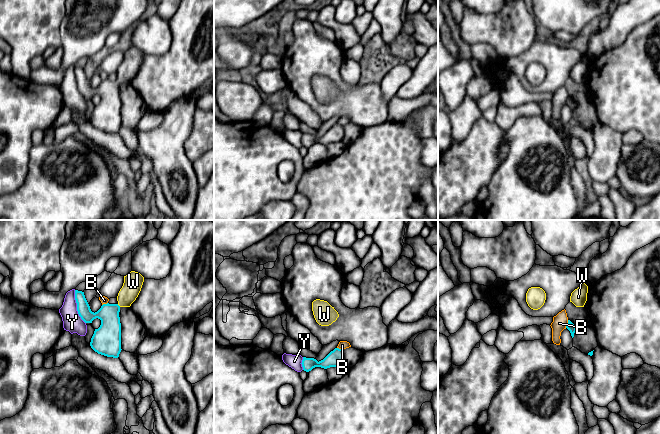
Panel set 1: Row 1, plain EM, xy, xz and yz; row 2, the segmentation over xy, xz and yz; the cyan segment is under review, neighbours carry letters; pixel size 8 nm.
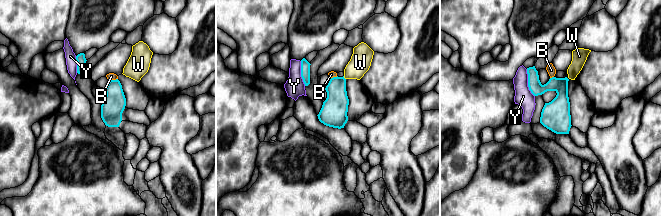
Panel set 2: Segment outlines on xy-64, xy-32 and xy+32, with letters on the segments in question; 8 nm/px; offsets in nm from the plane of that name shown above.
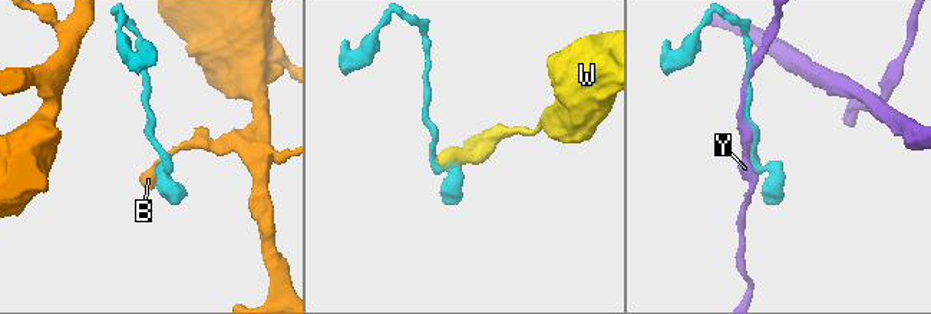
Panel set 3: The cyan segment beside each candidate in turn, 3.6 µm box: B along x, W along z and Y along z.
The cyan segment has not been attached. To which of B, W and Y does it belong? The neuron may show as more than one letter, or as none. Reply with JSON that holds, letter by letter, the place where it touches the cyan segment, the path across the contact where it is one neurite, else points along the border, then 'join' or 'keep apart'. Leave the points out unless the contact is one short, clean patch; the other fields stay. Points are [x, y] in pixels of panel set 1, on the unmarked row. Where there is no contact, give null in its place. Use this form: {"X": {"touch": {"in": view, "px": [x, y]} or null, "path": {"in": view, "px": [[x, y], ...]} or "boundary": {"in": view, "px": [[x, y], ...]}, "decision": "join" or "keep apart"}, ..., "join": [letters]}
{"B": {"touch": {"in": "yz", "px": [567, 100]}, "boundary": {"in": "yz", "px": [[568, 96], [565, 103]]}, "decision": "keep apart"}, "W": {"touch": {"in": "xy", "px": [118, 81]}, "path": {"in": "xy", "px": [[108, 110], [110, 89], [118, 81], [126, 73], [133, 57]]}, "decision": "join"}, "Y": {"touch": {"in": "xy", "px": [77, 83]}, "decision": "keep apart"}, "join": ["W"]}

